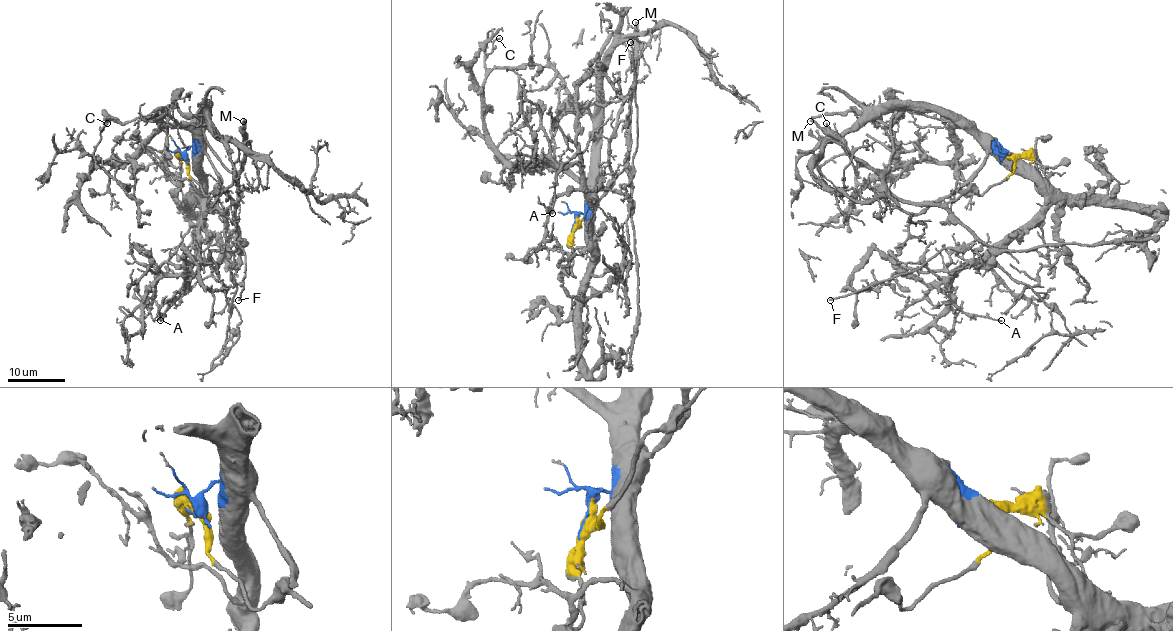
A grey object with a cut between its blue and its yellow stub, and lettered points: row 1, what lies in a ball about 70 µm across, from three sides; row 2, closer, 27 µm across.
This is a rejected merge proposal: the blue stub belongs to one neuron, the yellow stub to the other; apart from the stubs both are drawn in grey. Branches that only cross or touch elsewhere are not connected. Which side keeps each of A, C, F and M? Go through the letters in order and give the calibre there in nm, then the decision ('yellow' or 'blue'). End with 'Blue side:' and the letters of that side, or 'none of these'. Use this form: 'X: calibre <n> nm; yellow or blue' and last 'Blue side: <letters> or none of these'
A: calibre 150 nm; blue
C: calibre 160 nm; blue
F: calibre 240 nm; yellow
M: calibre 360 nm; yellow
Blue side: A, C

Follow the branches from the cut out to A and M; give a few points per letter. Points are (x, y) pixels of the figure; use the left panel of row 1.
A: (183, 157), (190, 147), (193, 171), (200, 187), (199, 251), (192, 259), (186, 287), (165, 310), (160, 320)
M: (183, 157), (186, 171), (206, 196), (222, 190), (238, 203), (244, 121)

